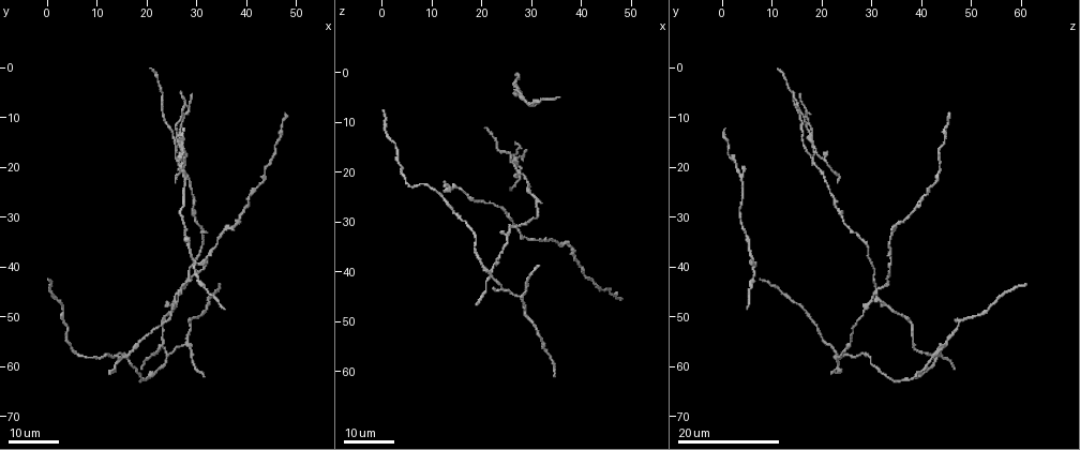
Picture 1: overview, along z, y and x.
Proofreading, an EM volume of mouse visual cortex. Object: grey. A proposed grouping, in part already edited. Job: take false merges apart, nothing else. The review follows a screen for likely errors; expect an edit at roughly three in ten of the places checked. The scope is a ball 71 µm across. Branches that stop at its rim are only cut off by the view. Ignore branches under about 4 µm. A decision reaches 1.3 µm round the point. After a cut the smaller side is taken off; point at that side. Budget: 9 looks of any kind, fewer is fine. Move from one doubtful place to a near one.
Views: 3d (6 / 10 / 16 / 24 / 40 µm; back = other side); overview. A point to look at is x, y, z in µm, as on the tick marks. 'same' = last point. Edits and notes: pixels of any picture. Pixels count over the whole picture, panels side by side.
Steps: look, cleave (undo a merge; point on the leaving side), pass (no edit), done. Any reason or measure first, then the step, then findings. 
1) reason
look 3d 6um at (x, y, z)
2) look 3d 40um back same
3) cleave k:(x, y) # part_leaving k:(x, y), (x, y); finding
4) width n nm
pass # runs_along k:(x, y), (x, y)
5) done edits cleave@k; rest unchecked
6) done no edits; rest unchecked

arms part here
look 3d 24um at (27.0, 21.0, 3.0)

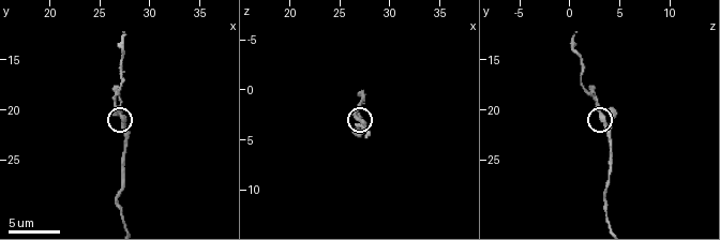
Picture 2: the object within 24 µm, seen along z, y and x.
look 3d 10um at (27.4, 21.4, 3.4)

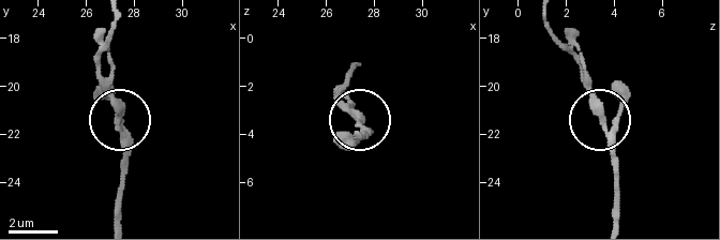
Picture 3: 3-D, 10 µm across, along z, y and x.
width 280 nm
pass # all the same cell

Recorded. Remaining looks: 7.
sudden change in width
look 3d 16um at (16.5, 58.0, 30.0)

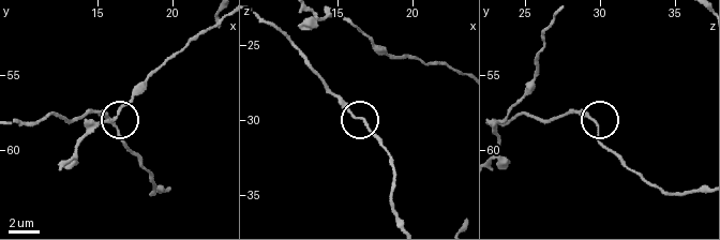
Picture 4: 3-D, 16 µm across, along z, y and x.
look 3d 10um at (16.0, 58.2, 29.6)

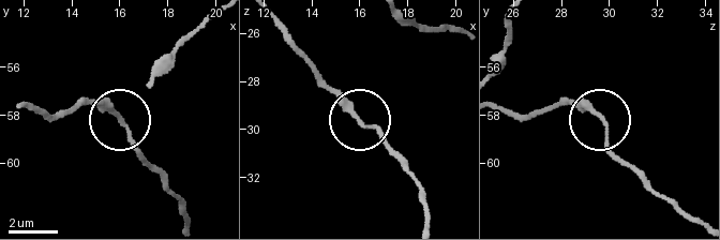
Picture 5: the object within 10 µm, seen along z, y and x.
pass # runs_along 5:(691, 221), (611, 151), (593, 115), (558, 102); all the same cell

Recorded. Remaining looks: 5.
look 3d 24um at (28.0, 55.5, 45.5)

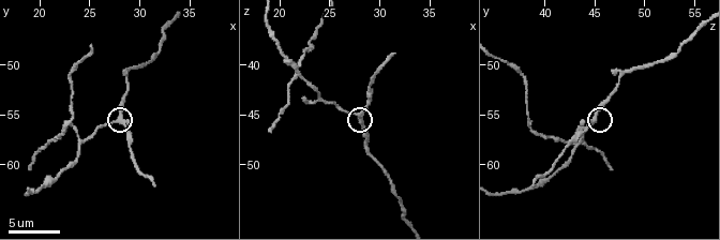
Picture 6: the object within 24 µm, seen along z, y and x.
look 3d 6um at (28.0, 55.0, 45.0)

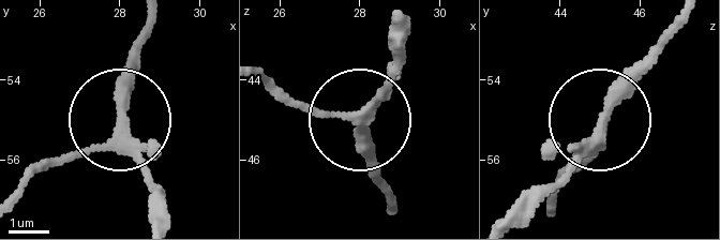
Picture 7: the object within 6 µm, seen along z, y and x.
pass # runs_along 7:(18, 188), (90, 150), (117, 123), (168, 215); one cell here

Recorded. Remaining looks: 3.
three arms meet
look 3d 6um at (24.6, 57.6, 43.6)

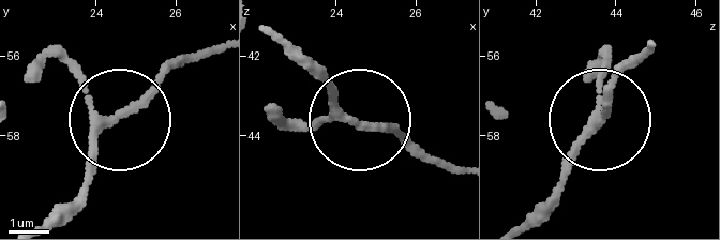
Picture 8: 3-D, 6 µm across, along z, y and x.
pass # runs_along 8:(591, 73), (598, 60), (601, 115), (604, 94), (639, 57); one cell here

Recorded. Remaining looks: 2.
done no edits; rest unchecked

